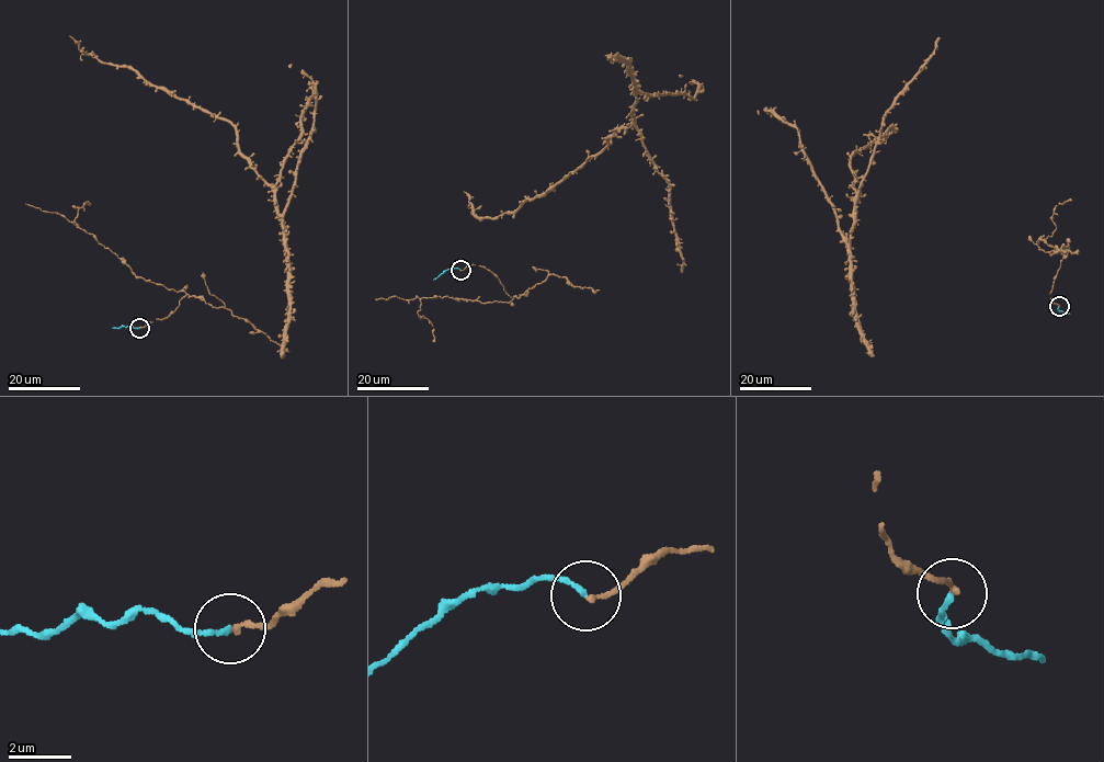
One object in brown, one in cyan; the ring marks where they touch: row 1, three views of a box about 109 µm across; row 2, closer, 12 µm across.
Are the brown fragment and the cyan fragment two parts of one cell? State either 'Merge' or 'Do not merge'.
Merge

